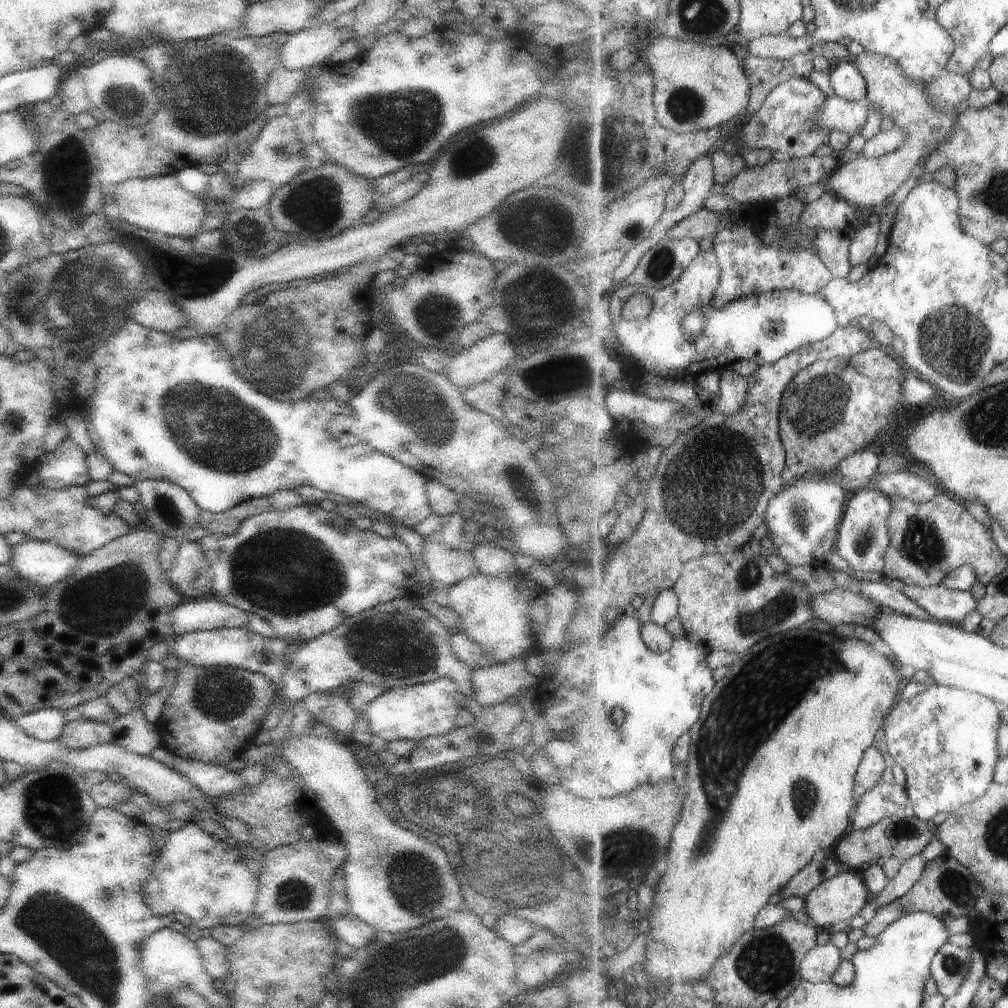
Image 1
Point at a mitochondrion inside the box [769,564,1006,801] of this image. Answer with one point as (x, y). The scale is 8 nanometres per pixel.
(962, 764)

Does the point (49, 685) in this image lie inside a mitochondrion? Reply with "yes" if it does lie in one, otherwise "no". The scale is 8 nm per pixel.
no

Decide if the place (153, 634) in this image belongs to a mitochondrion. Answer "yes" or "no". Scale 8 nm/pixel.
no

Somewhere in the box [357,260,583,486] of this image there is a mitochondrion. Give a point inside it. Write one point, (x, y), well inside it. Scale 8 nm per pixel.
(405, 405)

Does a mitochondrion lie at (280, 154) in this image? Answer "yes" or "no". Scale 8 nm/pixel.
yes

